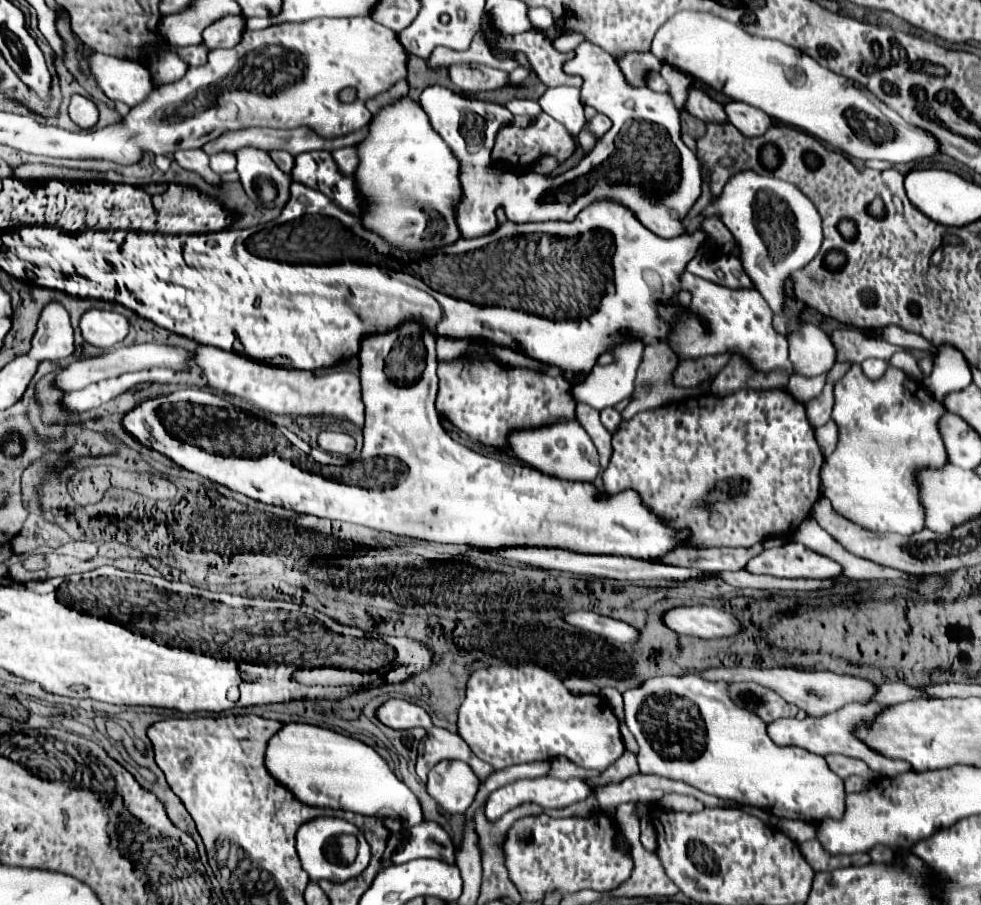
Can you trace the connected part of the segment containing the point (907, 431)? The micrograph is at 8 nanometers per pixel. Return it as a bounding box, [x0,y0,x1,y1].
[821,365,947,535]

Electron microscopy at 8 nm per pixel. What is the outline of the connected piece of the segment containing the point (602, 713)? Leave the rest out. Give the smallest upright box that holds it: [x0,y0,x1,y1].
[457,665,625,771]

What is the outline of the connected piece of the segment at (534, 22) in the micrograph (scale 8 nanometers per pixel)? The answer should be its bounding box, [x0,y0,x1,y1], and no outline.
[529,7,551,29]

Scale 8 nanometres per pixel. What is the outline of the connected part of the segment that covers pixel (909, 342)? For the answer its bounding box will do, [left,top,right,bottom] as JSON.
[879,325,937,353]

